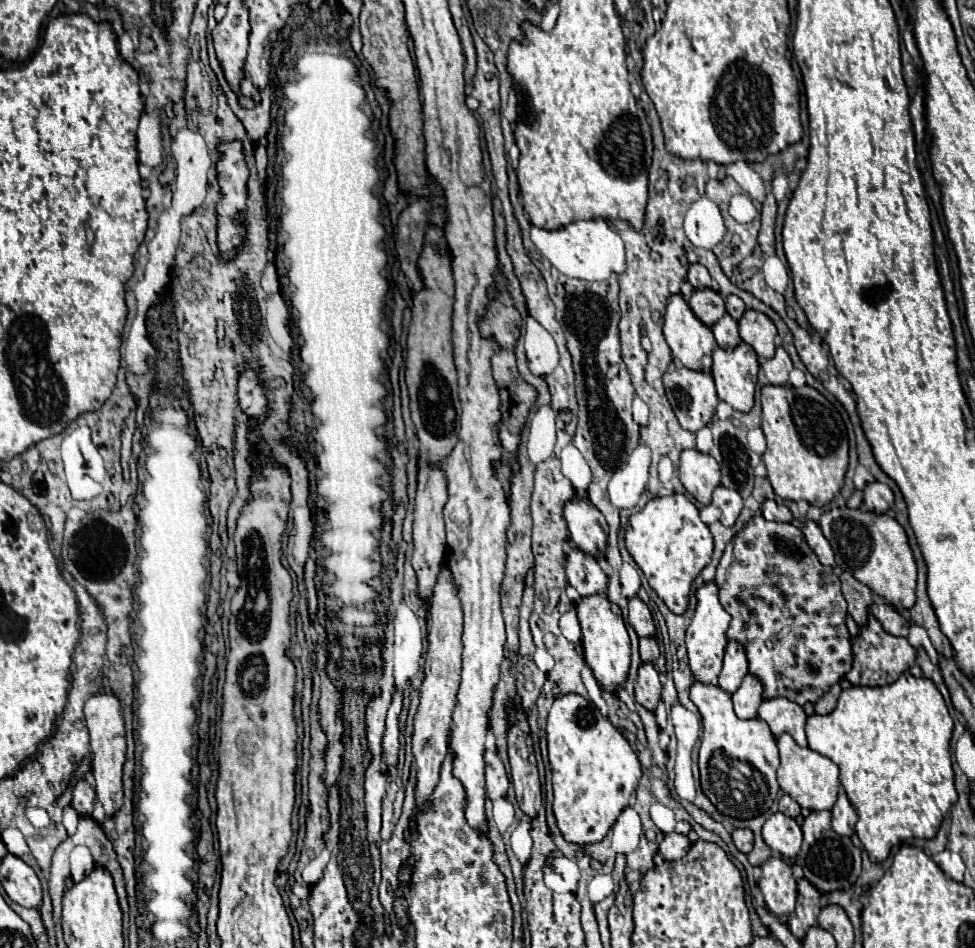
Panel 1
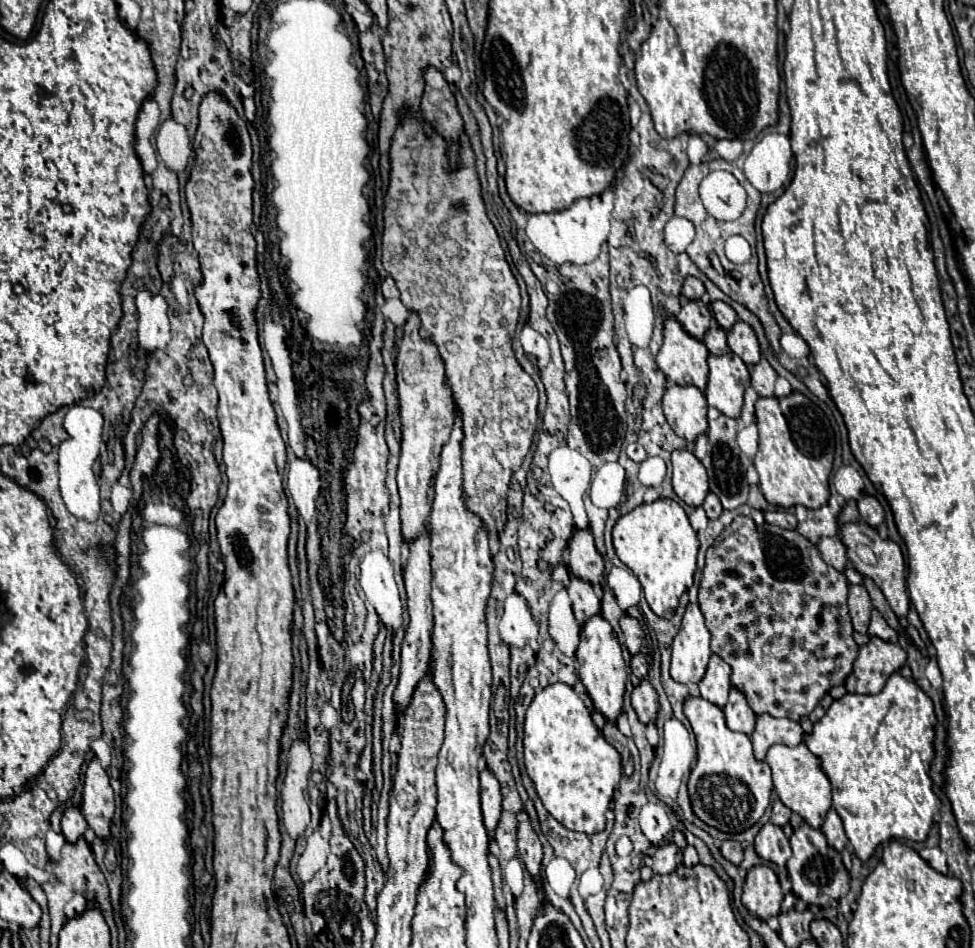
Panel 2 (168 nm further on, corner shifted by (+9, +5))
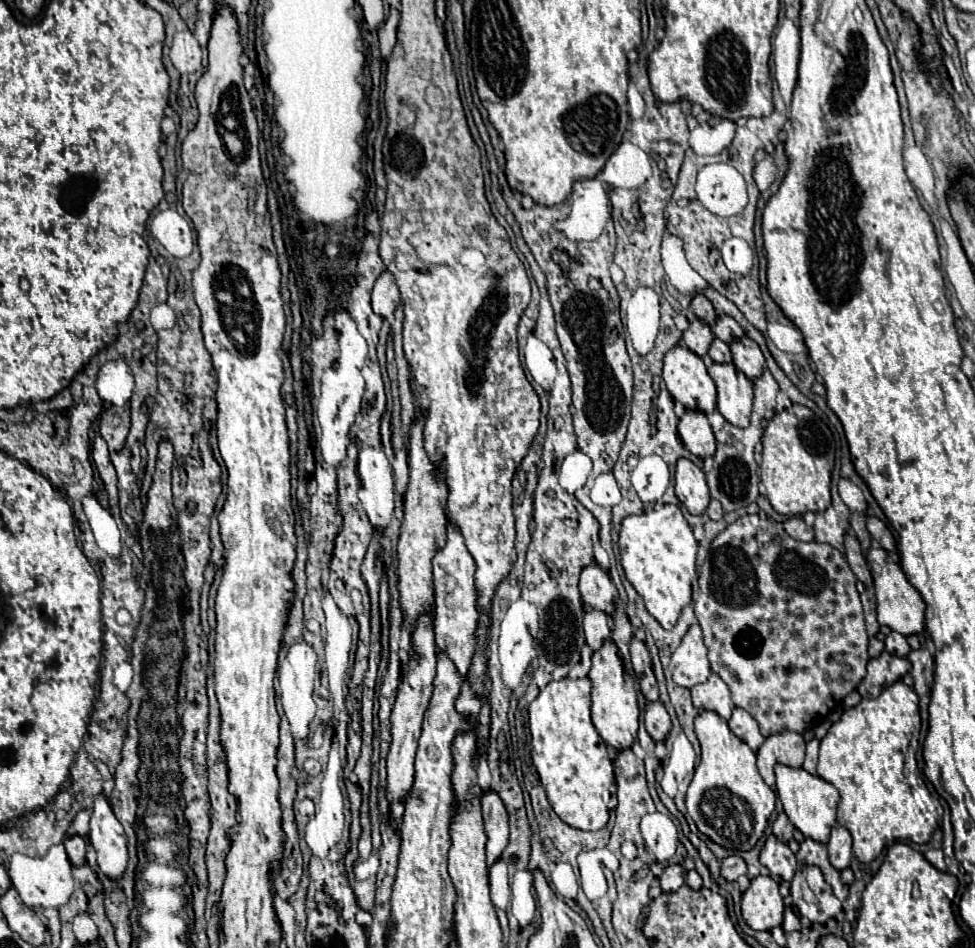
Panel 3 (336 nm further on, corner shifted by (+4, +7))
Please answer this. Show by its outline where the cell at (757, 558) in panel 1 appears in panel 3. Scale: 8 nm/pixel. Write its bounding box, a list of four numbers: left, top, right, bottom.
[695,515,869,737]

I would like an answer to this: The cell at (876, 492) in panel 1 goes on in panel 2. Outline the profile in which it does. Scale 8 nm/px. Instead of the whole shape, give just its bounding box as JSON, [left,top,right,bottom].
[858,495,884,527]

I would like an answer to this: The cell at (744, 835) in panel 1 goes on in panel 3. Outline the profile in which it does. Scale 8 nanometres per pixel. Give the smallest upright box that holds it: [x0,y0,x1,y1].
[721,855,747,881]

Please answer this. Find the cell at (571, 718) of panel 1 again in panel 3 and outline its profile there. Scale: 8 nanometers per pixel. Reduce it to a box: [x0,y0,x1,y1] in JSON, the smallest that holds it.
[529,681,615,831]

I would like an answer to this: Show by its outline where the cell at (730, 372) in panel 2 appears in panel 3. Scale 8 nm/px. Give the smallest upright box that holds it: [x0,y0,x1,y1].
[705,357,753,427]

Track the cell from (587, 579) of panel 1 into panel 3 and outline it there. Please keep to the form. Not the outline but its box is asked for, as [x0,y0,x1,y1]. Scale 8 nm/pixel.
[583,605,611,651]

